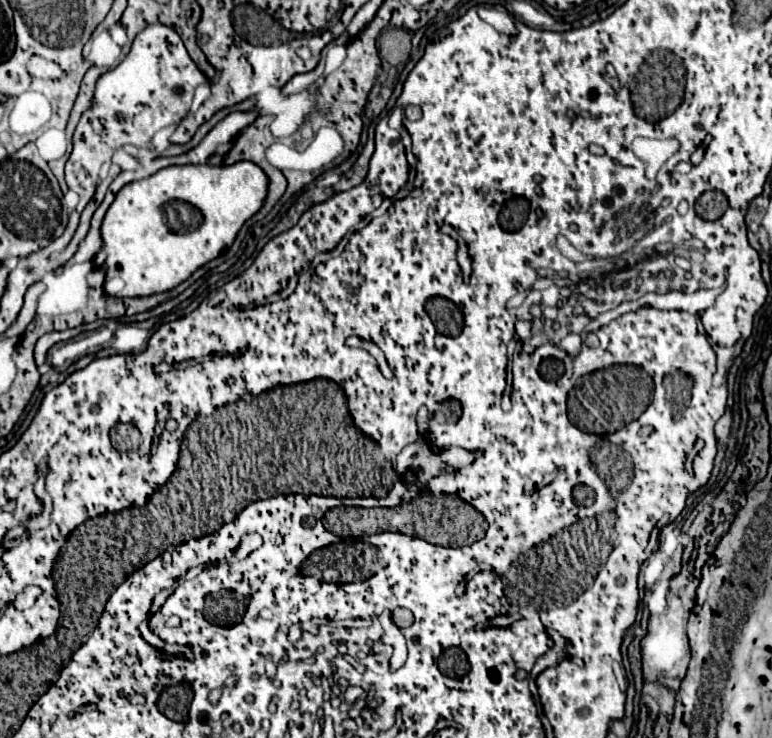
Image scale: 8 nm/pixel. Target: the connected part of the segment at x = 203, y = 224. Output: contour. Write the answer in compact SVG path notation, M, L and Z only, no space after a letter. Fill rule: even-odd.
M235 162L231 166L209 166L209 164L187 164L167 166L157 174L127 184L113 204L109 206L101 236L107 252L105 266L105 292L109 296L149 296L171 290L187 280L193 270L217 258L229 248L245 224L265 202L269 178L255 162Z

